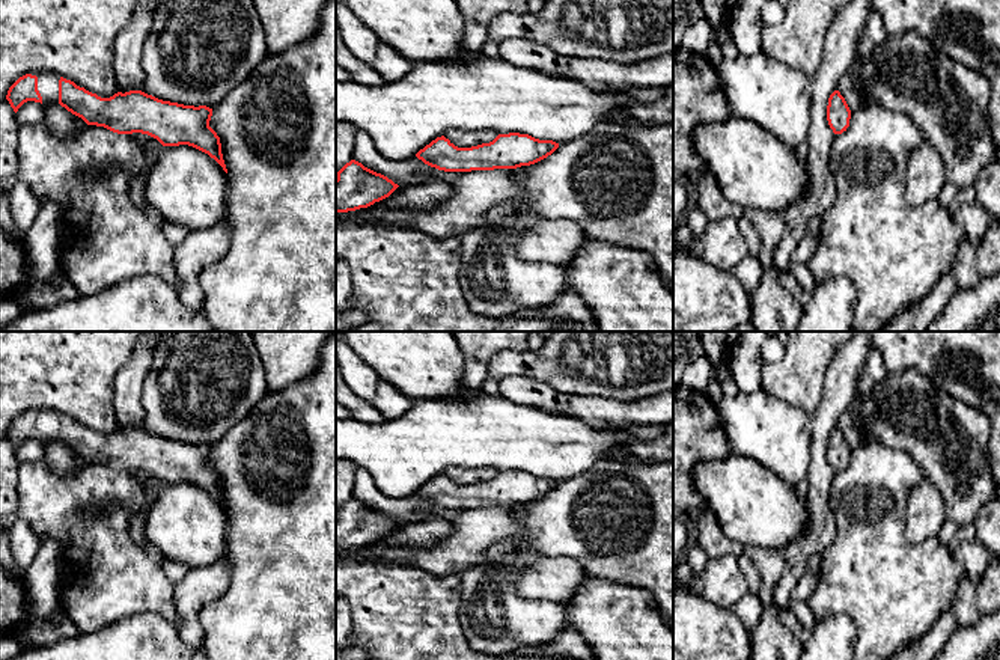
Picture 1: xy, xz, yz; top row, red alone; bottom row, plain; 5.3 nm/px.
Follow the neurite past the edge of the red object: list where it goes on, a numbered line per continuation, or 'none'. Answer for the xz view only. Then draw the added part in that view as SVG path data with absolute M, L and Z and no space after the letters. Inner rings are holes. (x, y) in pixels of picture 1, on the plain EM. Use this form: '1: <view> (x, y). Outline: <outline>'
none

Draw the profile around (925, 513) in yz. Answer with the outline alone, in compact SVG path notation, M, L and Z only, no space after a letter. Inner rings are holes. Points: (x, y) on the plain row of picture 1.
M926 479L911 490L905 502L905 538L922 544L938 536L946 521L946 508L940 493Z

